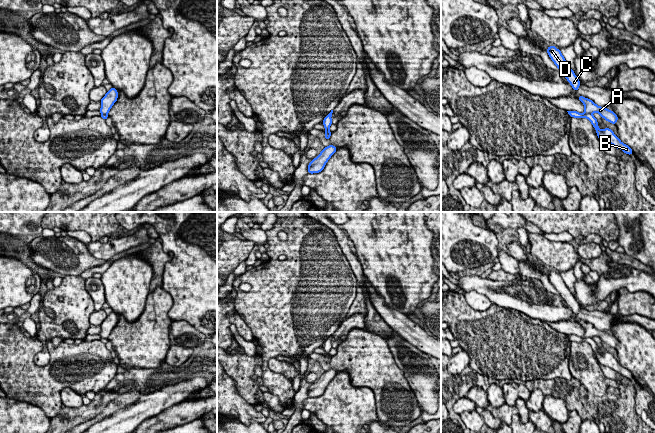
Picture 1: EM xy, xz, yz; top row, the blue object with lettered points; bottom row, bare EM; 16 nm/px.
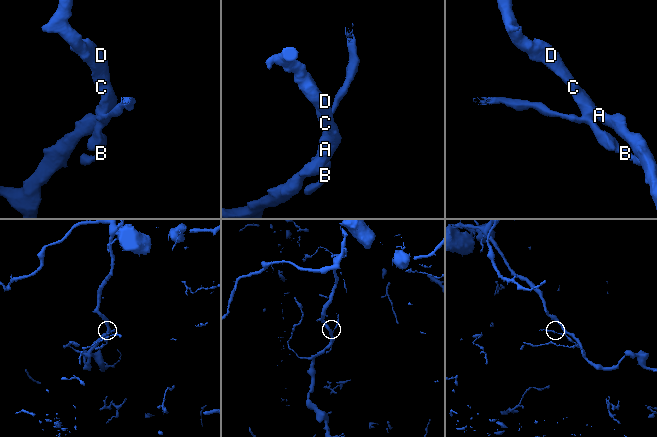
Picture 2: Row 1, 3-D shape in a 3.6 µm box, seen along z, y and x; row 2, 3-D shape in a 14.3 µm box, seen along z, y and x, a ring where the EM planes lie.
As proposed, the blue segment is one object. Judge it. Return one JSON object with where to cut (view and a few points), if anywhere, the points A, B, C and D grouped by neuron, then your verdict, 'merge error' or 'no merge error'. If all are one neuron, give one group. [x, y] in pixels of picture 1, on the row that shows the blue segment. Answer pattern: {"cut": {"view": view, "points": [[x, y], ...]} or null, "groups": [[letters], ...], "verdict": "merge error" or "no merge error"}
{"cut": {"view": "yz", "points": [[584, 113], [591, 114]]}, "groups": [["A", "C", "D"], ["B"]], "verdict": "merge error"}

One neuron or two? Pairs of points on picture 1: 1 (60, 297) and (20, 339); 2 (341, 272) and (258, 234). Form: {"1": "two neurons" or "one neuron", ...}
{"1": "two neurons", "2": "two neurons"}

